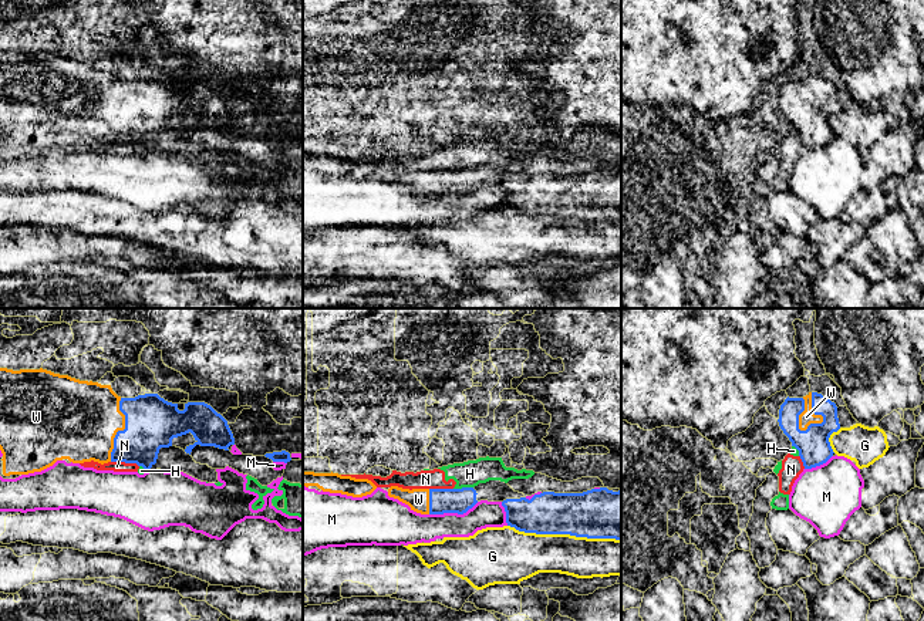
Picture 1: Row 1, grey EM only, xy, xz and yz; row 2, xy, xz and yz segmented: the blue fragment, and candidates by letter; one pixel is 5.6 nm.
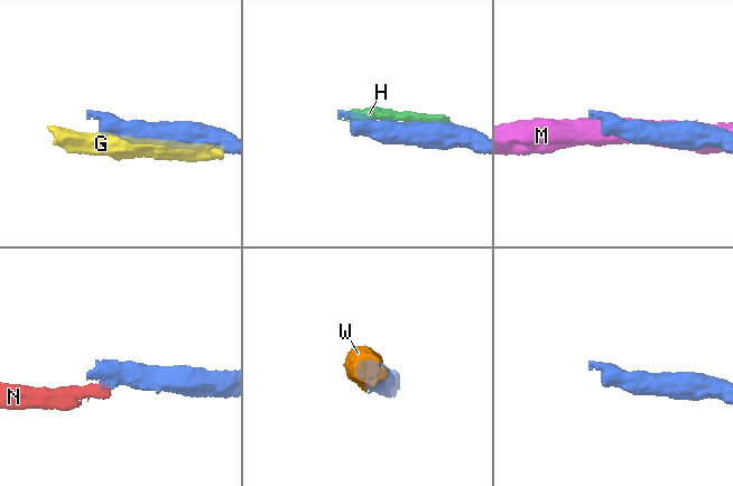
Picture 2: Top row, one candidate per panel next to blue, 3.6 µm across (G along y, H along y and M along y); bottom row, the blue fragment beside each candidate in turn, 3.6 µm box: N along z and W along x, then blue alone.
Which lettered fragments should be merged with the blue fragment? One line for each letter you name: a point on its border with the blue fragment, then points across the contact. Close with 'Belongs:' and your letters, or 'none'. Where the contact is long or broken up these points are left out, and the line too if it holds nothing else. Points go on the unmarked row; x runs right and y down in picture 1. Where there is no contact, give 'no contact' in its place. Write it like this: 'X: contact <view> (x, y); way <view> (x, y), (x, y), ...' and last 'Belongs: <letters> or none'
W: contact yz (820, 95)
Belongs: W

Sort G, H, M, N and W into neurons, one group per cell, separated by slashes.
G / H N / M / W

